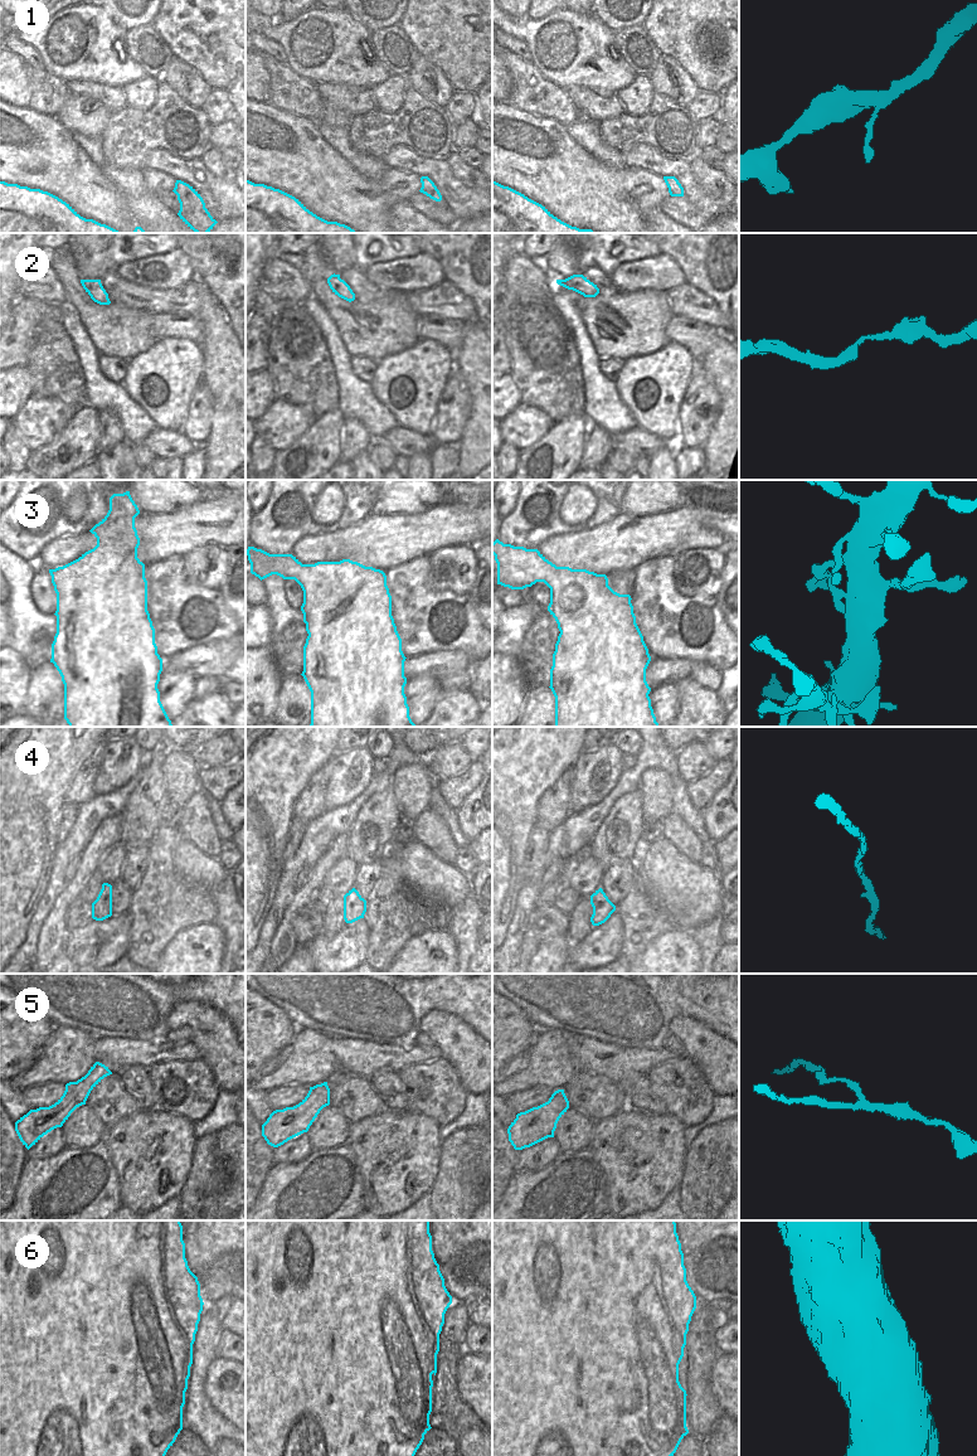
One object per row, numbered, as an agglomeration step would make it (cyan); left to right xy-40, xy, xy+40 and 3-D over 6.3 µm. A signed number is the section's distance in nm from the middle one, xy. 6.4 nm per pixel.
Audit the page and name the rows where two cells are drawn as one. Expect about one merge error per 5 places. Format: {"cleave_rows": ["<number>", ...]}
{"cleave_rows": []}

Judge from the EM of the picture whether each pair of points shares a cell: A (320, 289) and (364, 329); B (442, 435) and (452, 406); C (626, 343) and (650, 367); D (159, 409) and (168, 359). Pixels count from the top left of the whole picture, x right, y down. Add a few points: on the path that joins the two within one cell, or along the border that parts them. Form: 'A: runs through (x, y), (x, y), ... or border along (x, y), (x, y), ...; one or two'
A: runs through (330, 300), (353, 320); one
B: runs through (448, 427), (451, 413); one
C: border along (666, 344), (655, 352), (638, 354), (625, 360); two
D: runs through (169, 398), (171, 391), (169, 372); one

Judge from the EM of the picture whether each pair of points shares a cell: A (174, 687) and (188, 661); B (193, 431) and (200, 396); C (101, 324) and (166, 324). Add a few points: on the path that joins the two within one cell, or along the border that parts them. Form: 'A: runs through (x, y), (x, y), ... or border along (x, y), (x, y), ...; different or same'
A: border along (163, 666), (181, 673), (190, 673), (195, 676); different
B: runs through (198, 422), (202, 404); same
C: border along (156, 312), (154, 316), (155, 334), (160, 338); different

